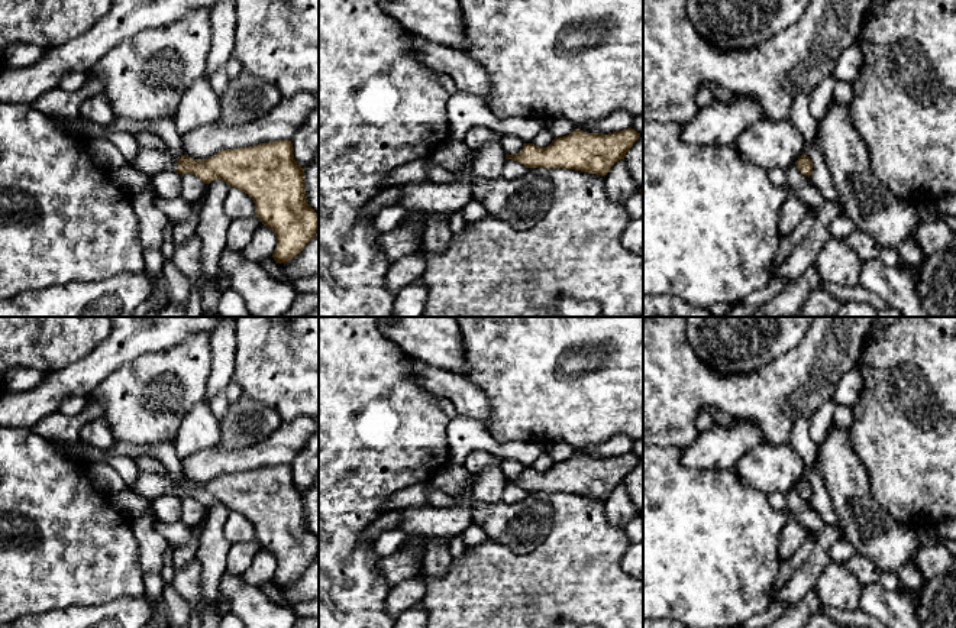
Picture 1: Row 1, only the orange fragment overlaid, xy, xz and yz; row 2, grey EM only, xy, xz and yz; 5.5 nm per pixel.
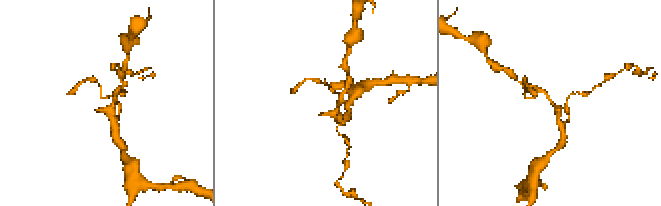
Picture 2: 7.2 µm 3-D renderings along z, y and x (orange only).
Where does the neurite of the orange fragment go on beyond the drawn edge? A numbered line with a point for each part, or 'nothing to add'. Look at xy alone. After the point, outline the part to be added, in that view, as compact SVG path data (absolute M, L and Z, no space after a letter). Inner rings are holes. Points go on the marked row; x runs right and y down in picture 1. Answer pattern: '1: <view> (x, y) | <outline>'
1: xy (148, 161) | M139 148L130 166L135 174L154 177L164 169L175 169L177 164L177 158L167 150L159 152L152 148Z

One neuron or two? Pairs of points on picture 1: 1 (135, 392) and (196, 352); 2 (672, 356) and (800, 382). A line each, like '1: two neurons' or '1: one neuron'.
1: one neuron
2: one neuron

